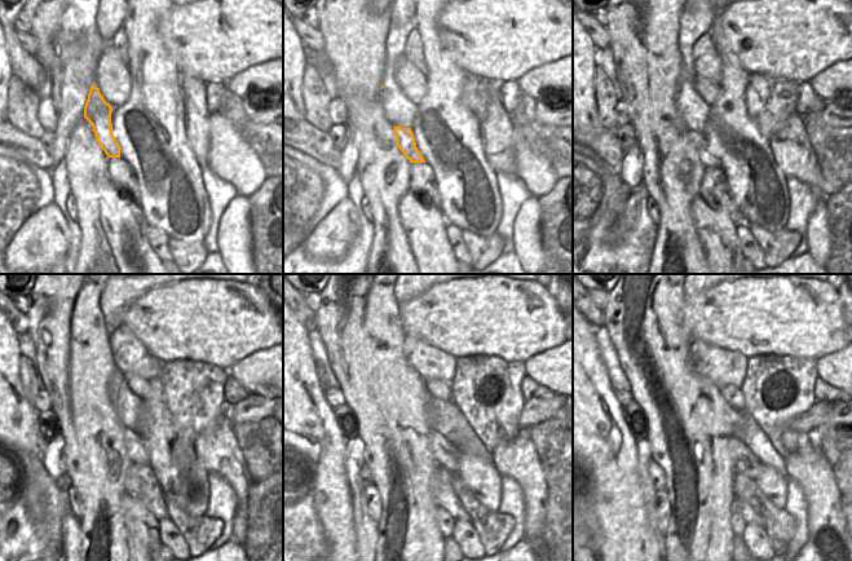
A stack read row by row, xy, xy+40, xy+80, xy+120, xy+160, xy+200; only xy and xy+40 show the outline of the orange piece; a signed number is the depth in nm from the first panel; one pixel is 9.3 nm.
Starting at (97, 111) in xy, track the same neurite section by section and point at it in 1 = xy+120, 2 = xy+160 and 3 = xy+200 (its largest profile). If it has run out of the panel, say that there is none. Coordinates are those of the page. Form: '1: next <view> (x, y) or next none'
1: next xy+120 (137, 453)
2: next xy+160 (447, 455)
3: next xy+200 (744, 460)

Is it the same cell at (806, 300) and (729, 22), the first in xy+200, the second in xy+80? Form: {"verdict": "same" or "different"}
{"verdict": "same"}

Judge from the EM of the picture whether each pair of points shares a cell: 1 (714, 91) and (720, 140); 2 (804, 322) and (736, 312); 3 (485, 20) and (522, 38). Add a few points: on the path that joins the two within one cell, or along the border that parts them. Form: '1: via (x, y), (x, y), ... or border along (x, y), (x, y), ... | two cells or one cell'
1: border along (720, 82), (720, 96), (710, 106) | two cells
2: via (788, 318), (753, 316) | one cell
3: via (494, 29), (499, 34), (513, 34) | one cell

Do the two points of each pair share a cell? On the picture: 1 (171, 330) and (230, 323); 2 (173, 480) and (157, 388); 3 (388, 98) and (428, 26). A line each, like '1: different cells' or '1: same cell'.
1: same cell
2: same cell
3: different cells

